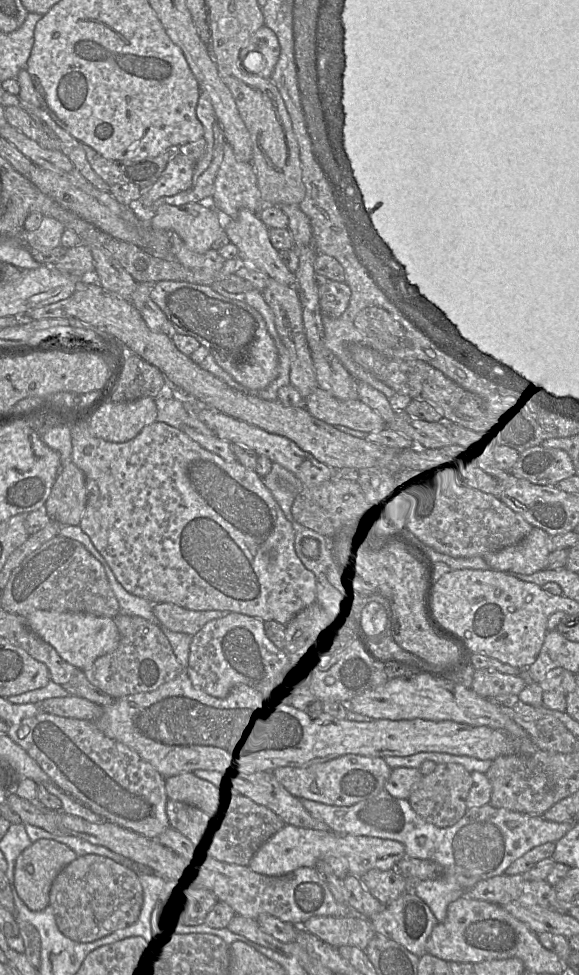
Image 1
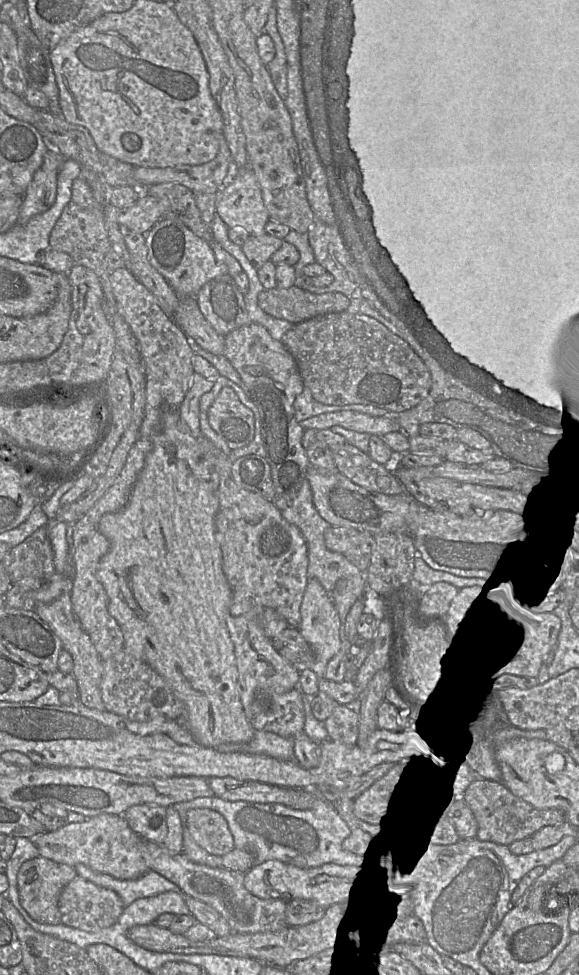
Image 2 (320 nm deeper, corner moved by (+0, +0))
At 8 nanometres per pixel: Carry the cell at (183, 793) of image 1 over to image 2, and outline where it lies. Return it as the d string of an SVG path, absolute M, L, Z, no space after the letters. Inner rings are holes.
M209 808L190 809L185 814L186 827L195 842L209 854L223 856L235 848L227 820Z

